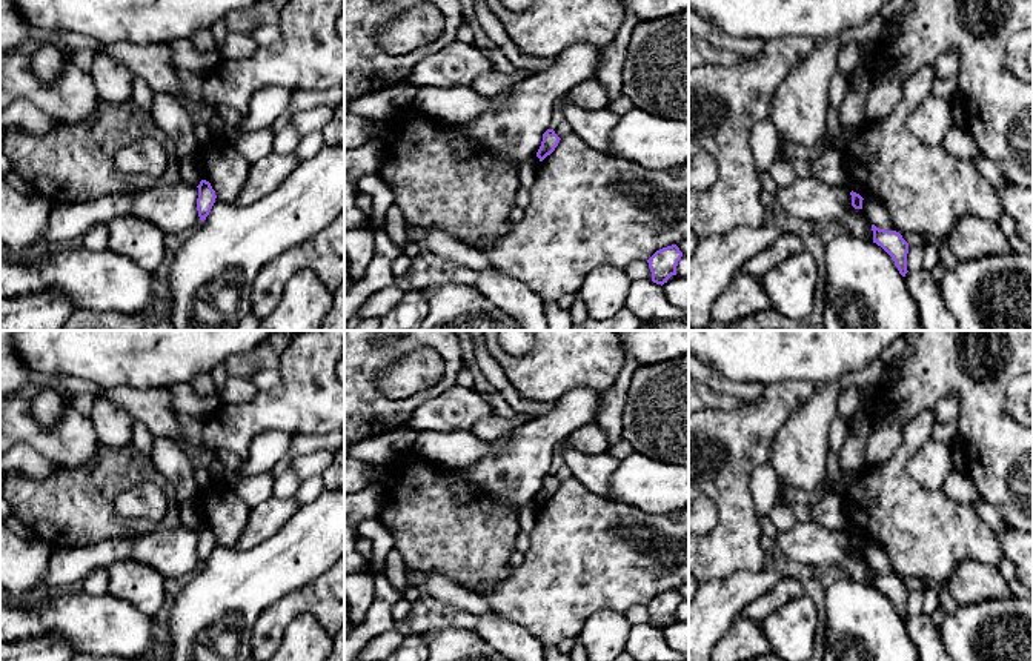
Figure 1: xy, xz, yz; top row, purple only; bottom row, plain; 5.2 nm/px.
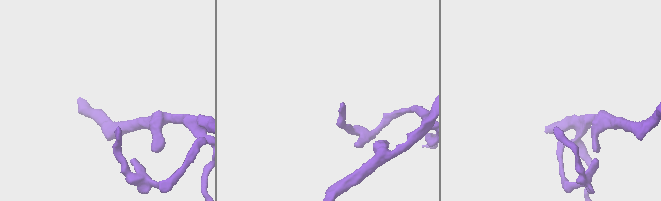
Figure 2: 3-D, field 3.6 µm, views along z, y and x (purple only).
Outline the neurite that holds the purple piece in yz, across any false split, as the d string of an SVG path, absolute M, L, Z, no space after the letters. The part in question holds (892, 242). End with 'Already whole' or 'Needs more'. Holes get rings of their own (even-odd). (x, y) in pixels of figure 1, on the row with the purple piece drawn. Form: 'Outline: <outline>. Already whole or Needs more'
Outline: M872 224L873 243L881 246L895 261L899 274L905 277L907 271L907 254L908 243L896 231L884 231Z. Already whole

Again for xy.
Outline: M201 180L197 188L198 188L197 211L200 220L204 221L215 203L217 195L211 183L206 180Z. Already whole

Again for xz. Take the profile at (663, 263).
Outline: M676 244L656 251L647 260L652 272L652 281L663 286L672 275L676 275L676 266L681 257L683 252Z. Already whole

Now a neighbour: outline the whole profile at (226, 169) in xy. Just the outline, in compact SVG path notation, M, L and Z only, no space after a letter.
M212 135L206 148L195 152L201 177L209 181L218 200L234 204L246 183L252 163L224 138Z

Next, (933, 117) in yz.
M927 95L905 118L910 134L927 148L942 144L945 135L956 123L952 100Z

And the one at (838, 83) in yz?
M836 71L830 78L829 100L830 106L839 108L847 89L847 77Z

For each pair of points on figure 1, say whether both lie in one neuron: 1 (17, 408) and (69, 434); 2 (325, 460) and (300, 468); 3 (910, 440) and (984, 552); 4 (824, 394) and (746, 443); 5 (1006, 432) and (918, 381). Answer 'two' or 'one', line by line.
1: one
2: one
3: one
4: two
5: one

